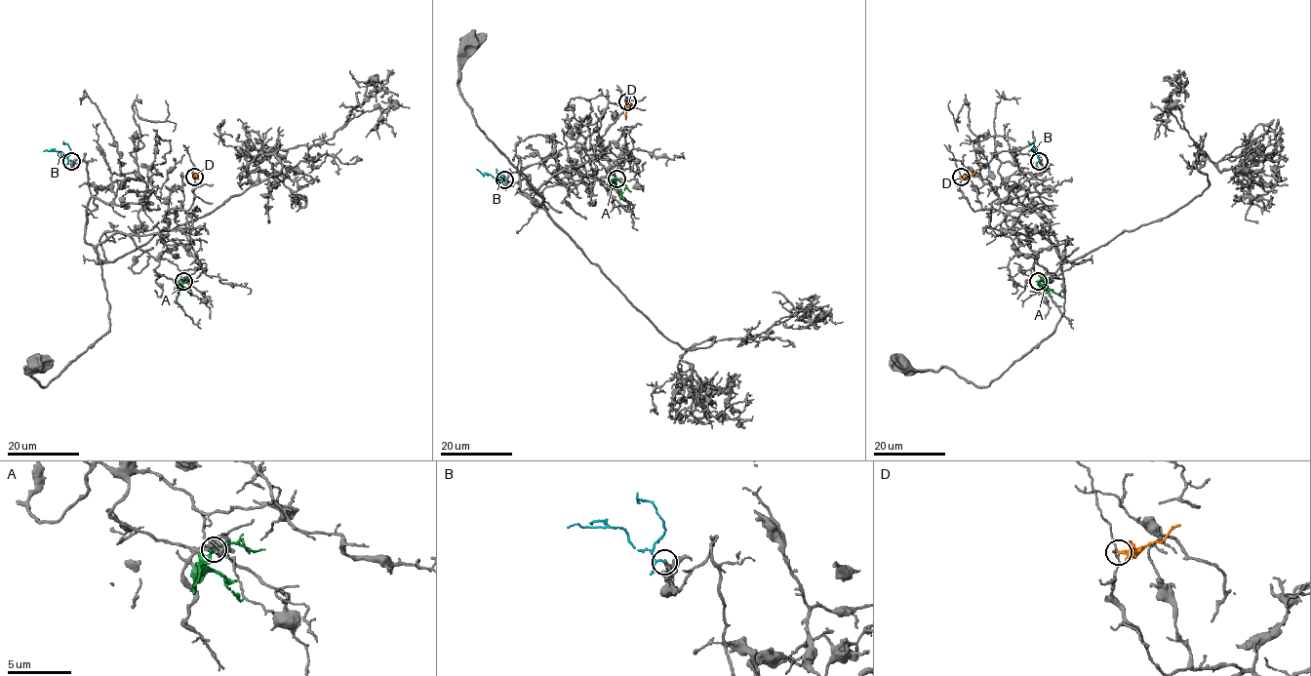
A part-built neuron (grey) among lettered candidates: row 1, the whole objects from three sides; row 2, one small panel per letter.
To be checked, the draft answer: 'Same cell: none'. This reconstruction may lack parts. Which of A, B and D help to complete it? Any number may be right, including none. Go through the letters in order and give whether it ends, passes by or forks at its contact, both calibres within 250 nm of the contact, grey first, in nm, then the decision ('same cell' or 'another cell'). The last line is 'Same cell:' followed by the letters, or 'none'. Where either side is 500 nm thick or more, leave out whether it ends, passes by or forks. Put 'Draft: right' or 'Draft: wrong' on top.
Draft: right
A: it passes by; calibres 200 and 240 nm; another cell
B: it passes by; calibres 240 and 120 nm; another cell
D: it ends; calibres 140 and 280 nm; another cell
Same cell: none

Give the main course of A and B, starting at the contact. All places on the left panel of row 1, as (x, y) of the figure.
A: (183, 281), (180, 285), (192, 296)
B: (71, 161), (59, 151), (43, 151)

